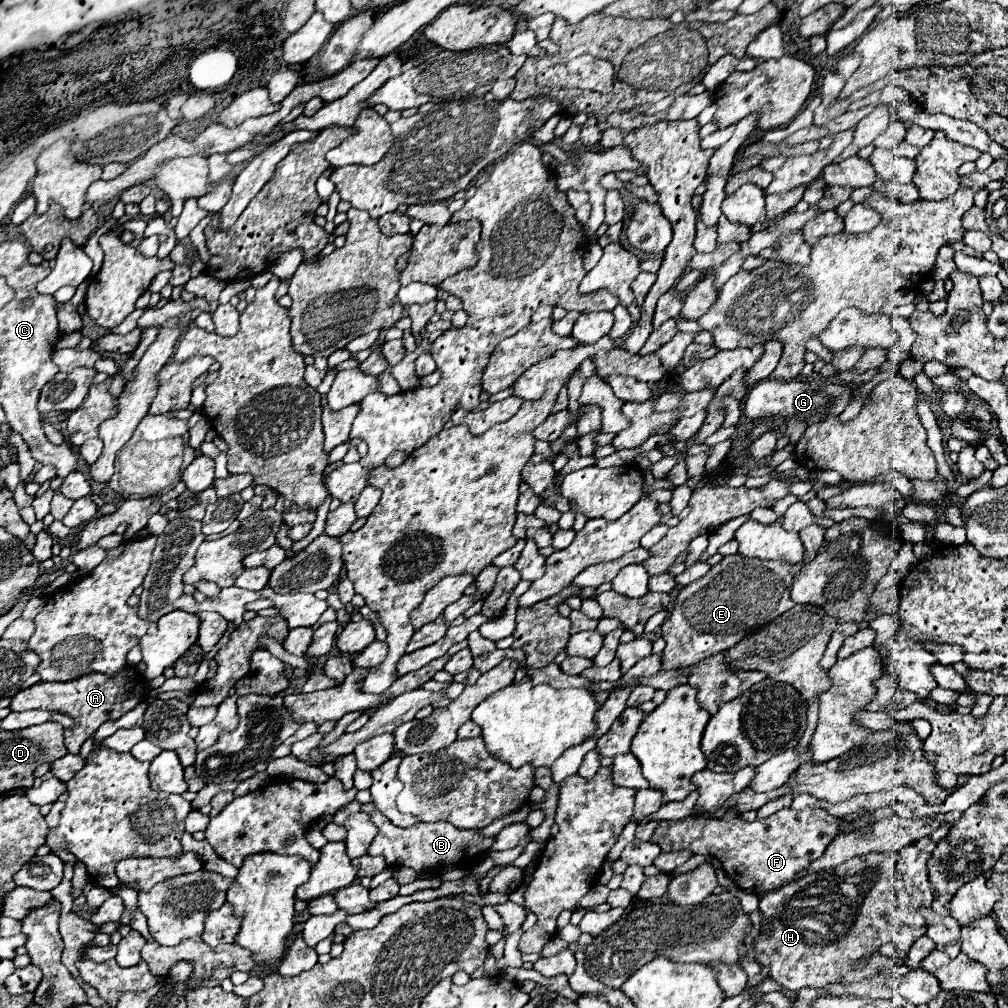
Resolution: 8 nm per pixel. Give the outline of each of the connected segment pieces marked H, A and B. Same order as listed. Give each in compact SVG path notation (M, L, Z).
M912 844L898 852L872 852L862 858L852 858L836 868L808 874L778 890L766 892L760 898L760 914L766 920L766 930L754 940L756 962L770 968L770 978L788 990L800 990L806 986L822 990L828 984L842 982L844 974L854 970L858 960L868 958L882 944L892 944L898 952L908 952L926 932L926 922L918 908L930 908L934 898L934 888L928 882L926 870L928 860L930 854Z
M126 666L122 670L126 674L106 676L100 672L92 672L92 674L86 674L82 678L70 680L70 682L38 682L26 690L20 690L12 698L10 710L14 708L14 712L22 712L22 710L40 708L40 710L52 710L52 712L70 716L74 720L74 726L64 730L64 744L66 744L68 752L78 754L84 740L90 738L92 732L96 732L102 722L118 720L120 716L130 712L134 706L138 706L142 700L146 700L148 688L146 688L146 680L144 680L142 672L138 672L138 668L134 668L134 666Z
M374 810L370 814L372 822L378 828L376 838L372 840L368 854L370 856L382 856L390 868L408 866L416 872L422 872L422 868L430 870L454 870L454 868L472 868L478 864L478 860L490 850L494 838L482 836L478 830L460 830L452 826L450 822L434 822L434 824L414 824L410 828L398 828L382 812Z

